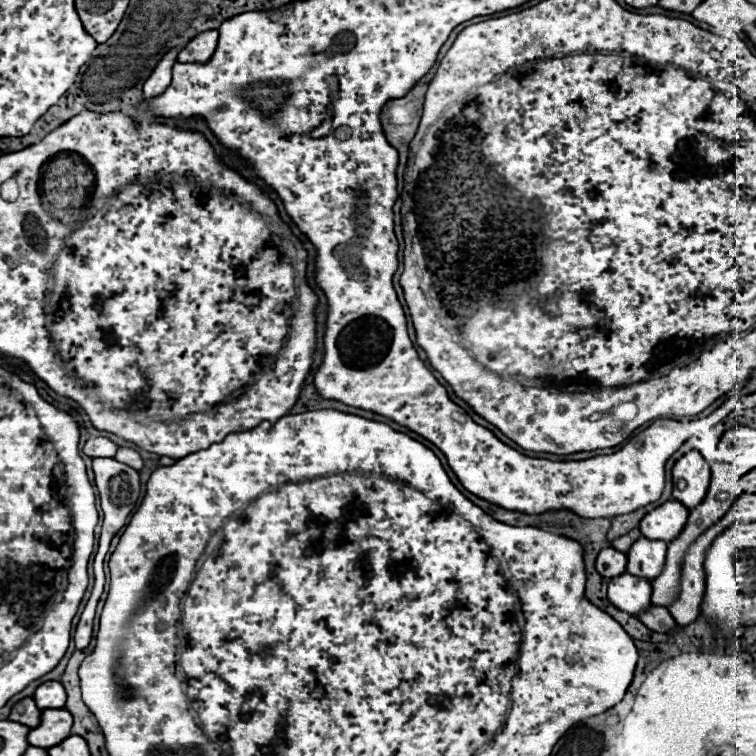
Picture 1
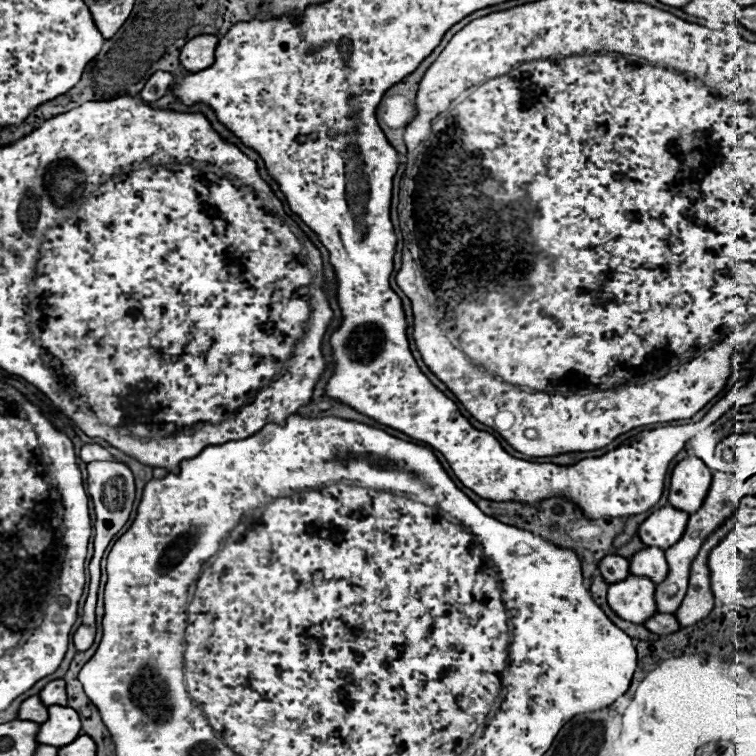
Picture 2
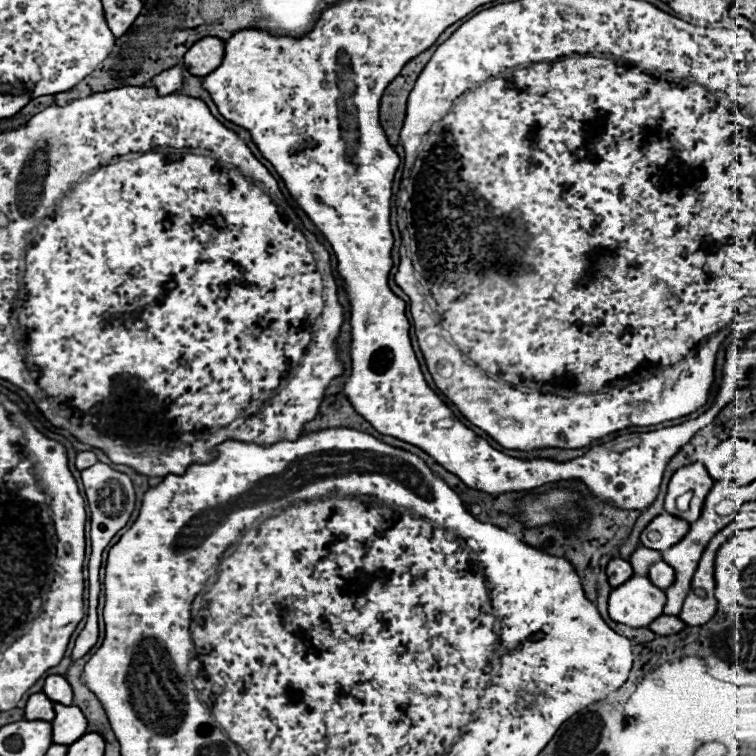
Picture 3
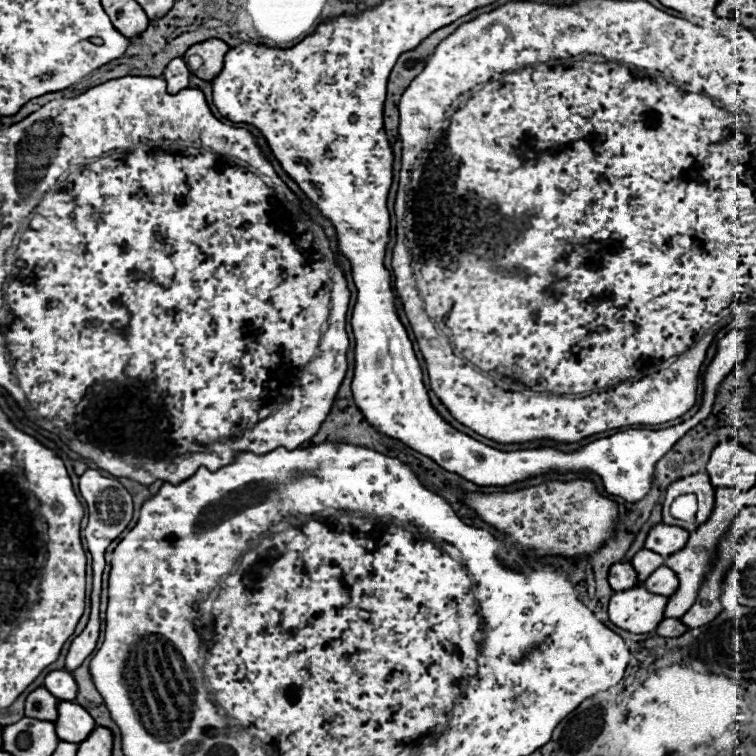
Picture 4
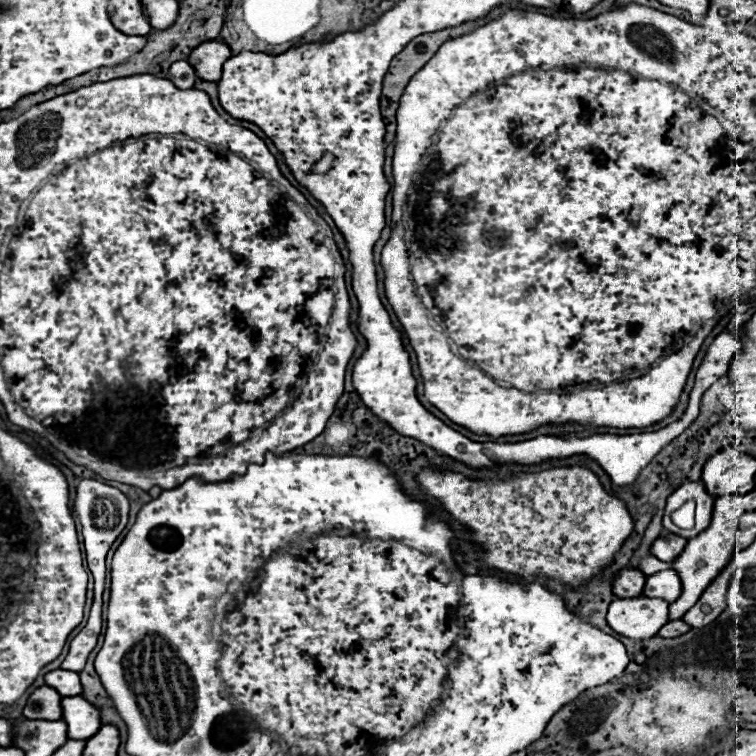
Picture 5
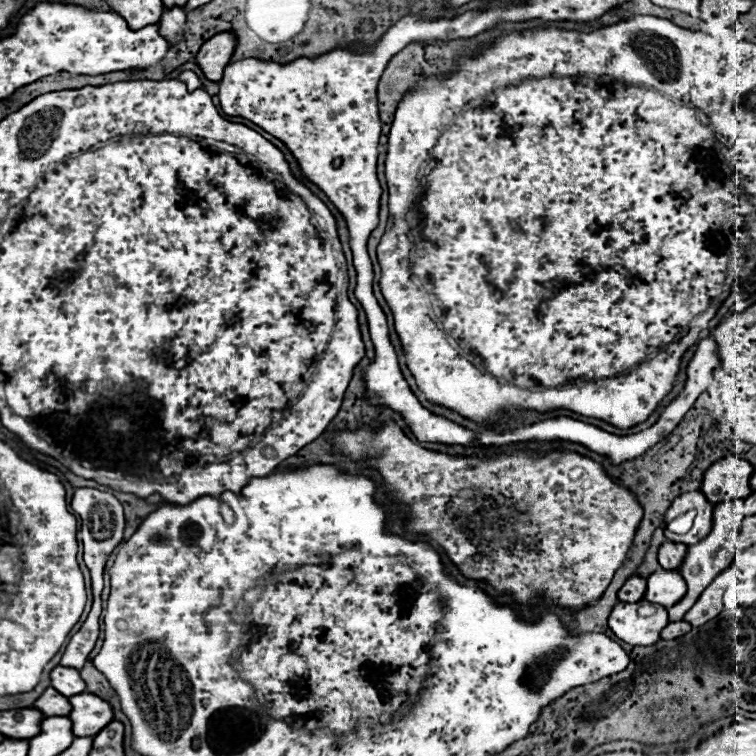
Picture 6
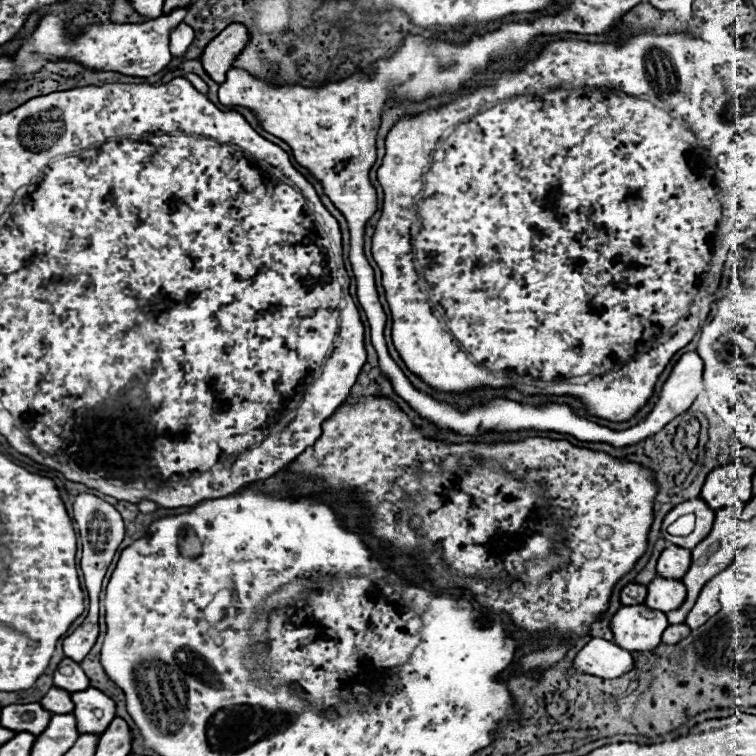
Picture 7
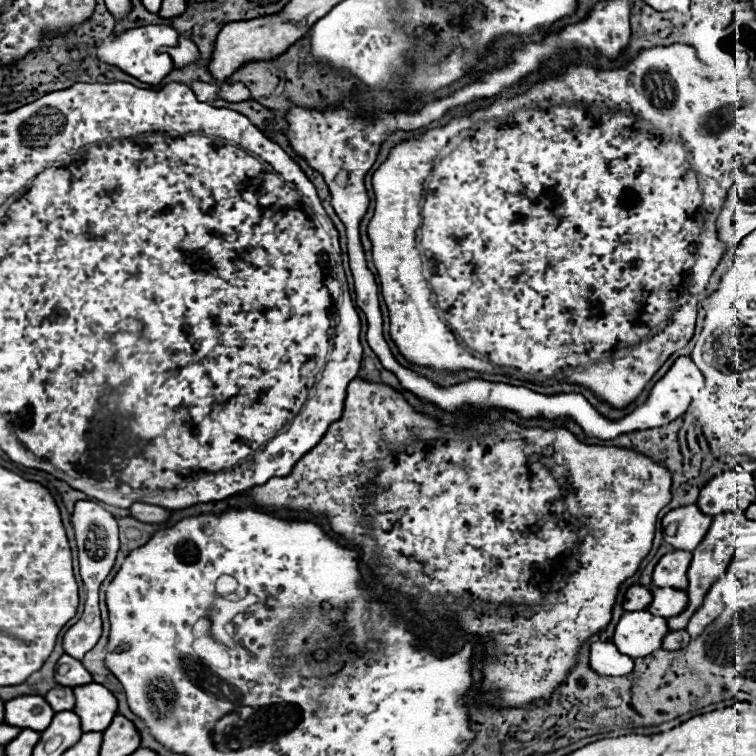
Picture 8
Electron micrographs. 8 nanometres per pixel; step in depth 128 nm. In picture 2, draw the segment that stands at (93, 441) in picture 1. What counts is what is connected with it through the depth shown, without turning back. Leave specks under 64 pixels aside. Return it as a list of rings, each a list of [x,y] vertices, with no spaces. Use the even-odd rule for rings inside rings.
[[[86,444],[80,450],[80,460],[90,464],[90,462],[96,462],[96,460],[112,460],[112,456],[108,454],[106,448],[102,448],[98,444]]]

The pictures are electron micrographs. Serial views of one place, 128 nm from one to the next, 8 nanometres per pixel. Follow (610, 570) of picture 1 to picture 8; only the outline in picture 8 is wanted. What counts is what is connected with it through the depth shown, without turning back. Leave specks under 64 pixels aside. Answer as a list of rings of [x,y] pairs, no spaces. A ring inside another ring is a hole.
[[[632,586],[626,592],[626,600],[624,600],[624,610],[634,612],[634,610],[646,610],[652,602],[652,592],[648,588],[642,586]]]

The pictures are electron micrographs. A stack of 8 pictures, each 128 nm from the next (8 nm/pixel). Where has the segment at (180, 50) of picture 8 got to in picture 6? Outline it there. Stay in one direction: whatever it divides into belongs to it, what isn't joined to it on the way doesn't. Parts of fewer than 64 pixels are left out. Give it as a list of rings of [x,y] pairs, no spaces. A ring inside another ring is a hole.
[[[172,8],[164,10],[160,18],[160,34],[170,42],[176,44],[184,36],[184,24],[186,24],[186,14],[182,8]]]

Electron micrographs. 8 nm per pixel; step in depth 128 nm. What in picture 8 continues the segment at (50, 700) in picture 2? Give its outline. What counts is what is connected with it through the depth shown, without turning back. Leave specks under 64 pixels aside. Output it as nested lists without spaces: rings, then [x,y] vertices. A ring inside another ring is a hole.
[[[64,654],[58,664],[56,664],[56,682],[62,686],[82,686],[82,684],[90,684],[92,676],[90,672],[82,666],[82,662],[70,658],[68,654]],[[62,666],[66,668],[66,672],[62,672]]]

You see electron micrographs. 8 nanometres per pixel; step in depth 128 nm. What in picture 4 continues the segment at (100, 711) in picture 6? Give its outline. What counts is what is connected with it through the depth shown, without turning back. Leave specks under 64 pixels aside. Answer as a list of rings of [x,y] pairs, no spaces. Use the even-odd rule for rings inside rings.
[[[62,700],[58,704],[58,714],[60,716],[56,720],[56,734],[60,740],[66,738],[66,742],[82,742],[96,728],[94,718],[76,702]]]

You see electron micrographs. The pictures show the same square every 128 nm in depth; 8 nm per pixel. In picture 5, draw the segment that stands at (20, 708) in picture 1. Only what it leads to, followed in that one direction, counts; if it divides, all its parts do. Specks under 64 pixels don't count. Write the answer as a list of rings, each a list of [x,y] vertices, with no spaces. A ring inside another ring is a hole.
[[[42,686],[34,690],[24,708],[24,718],[30,718],[30,720],[62,718],[62,696],[50,686]]]

